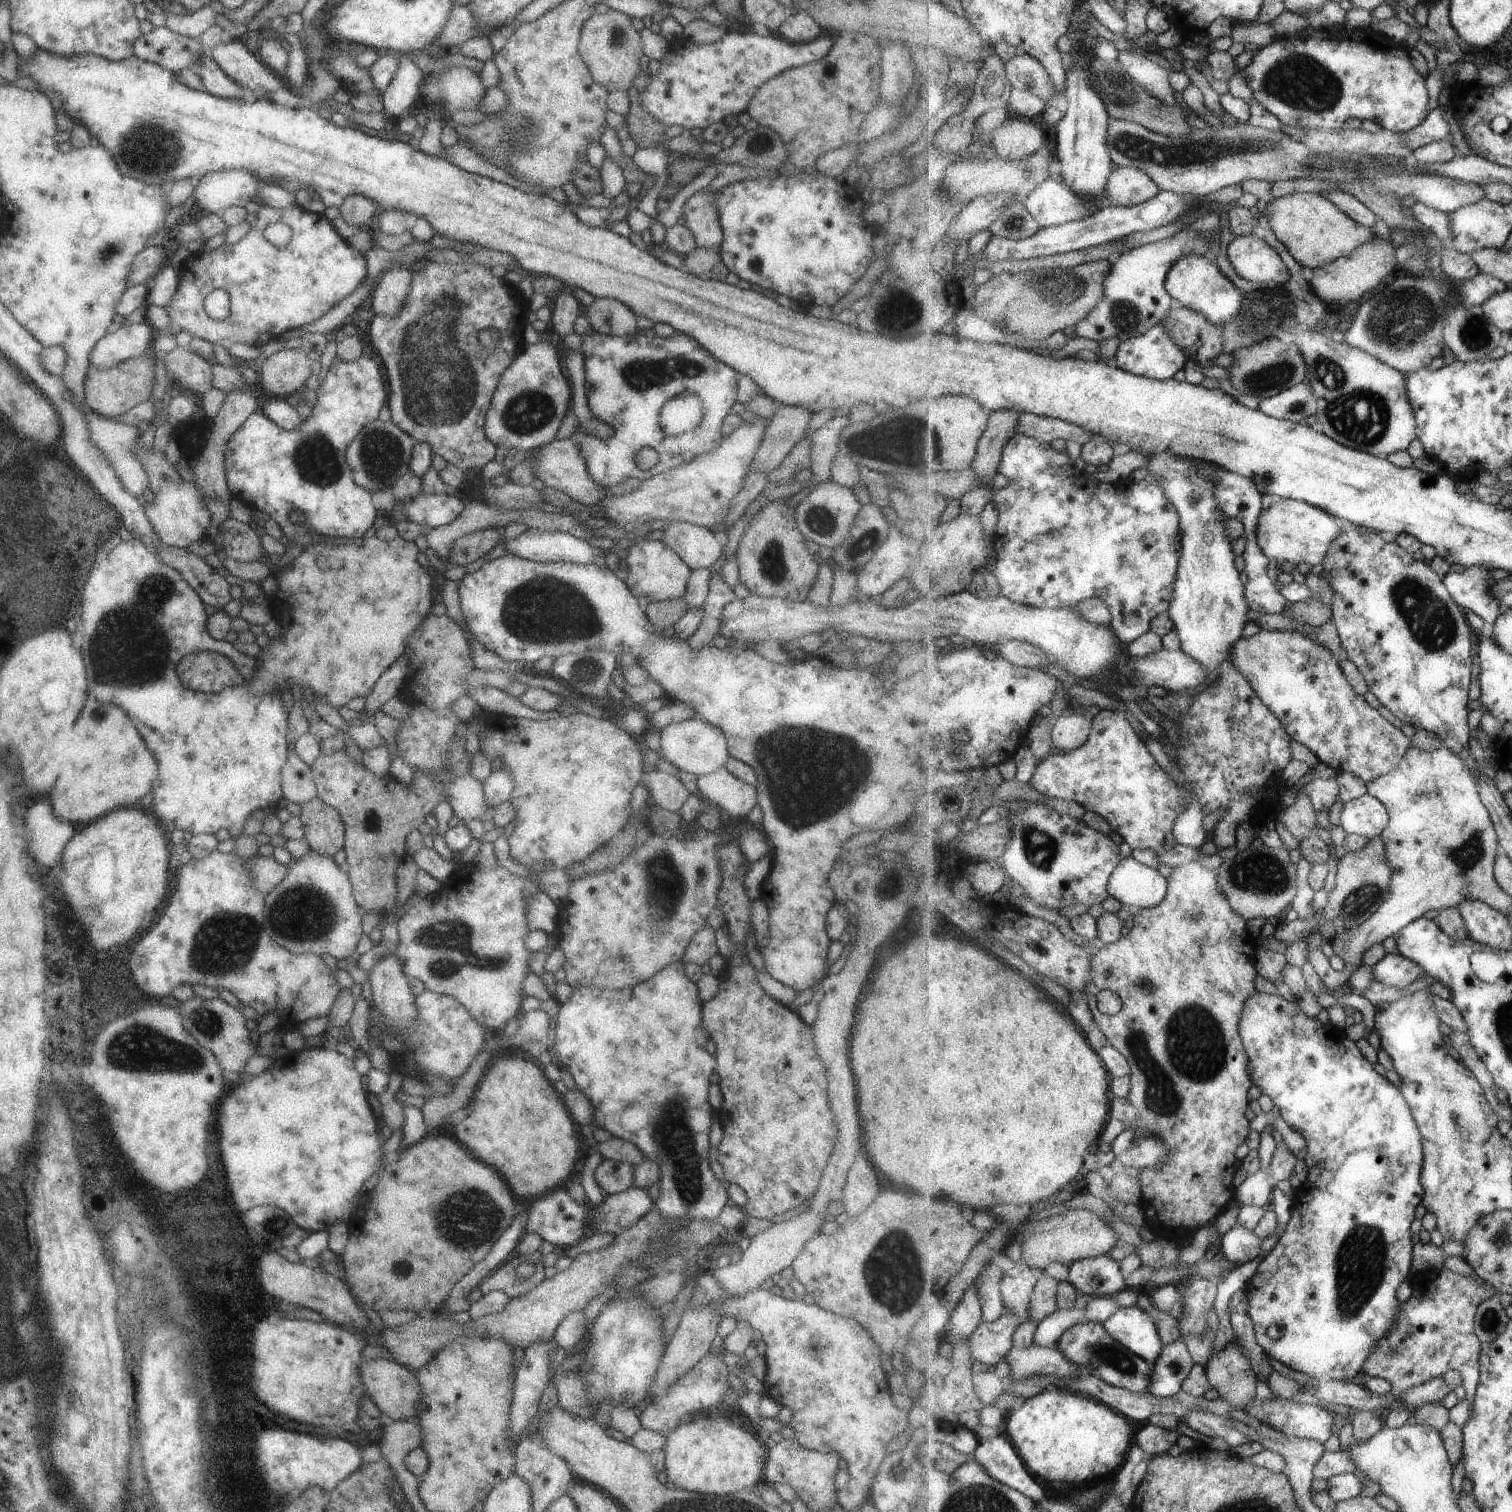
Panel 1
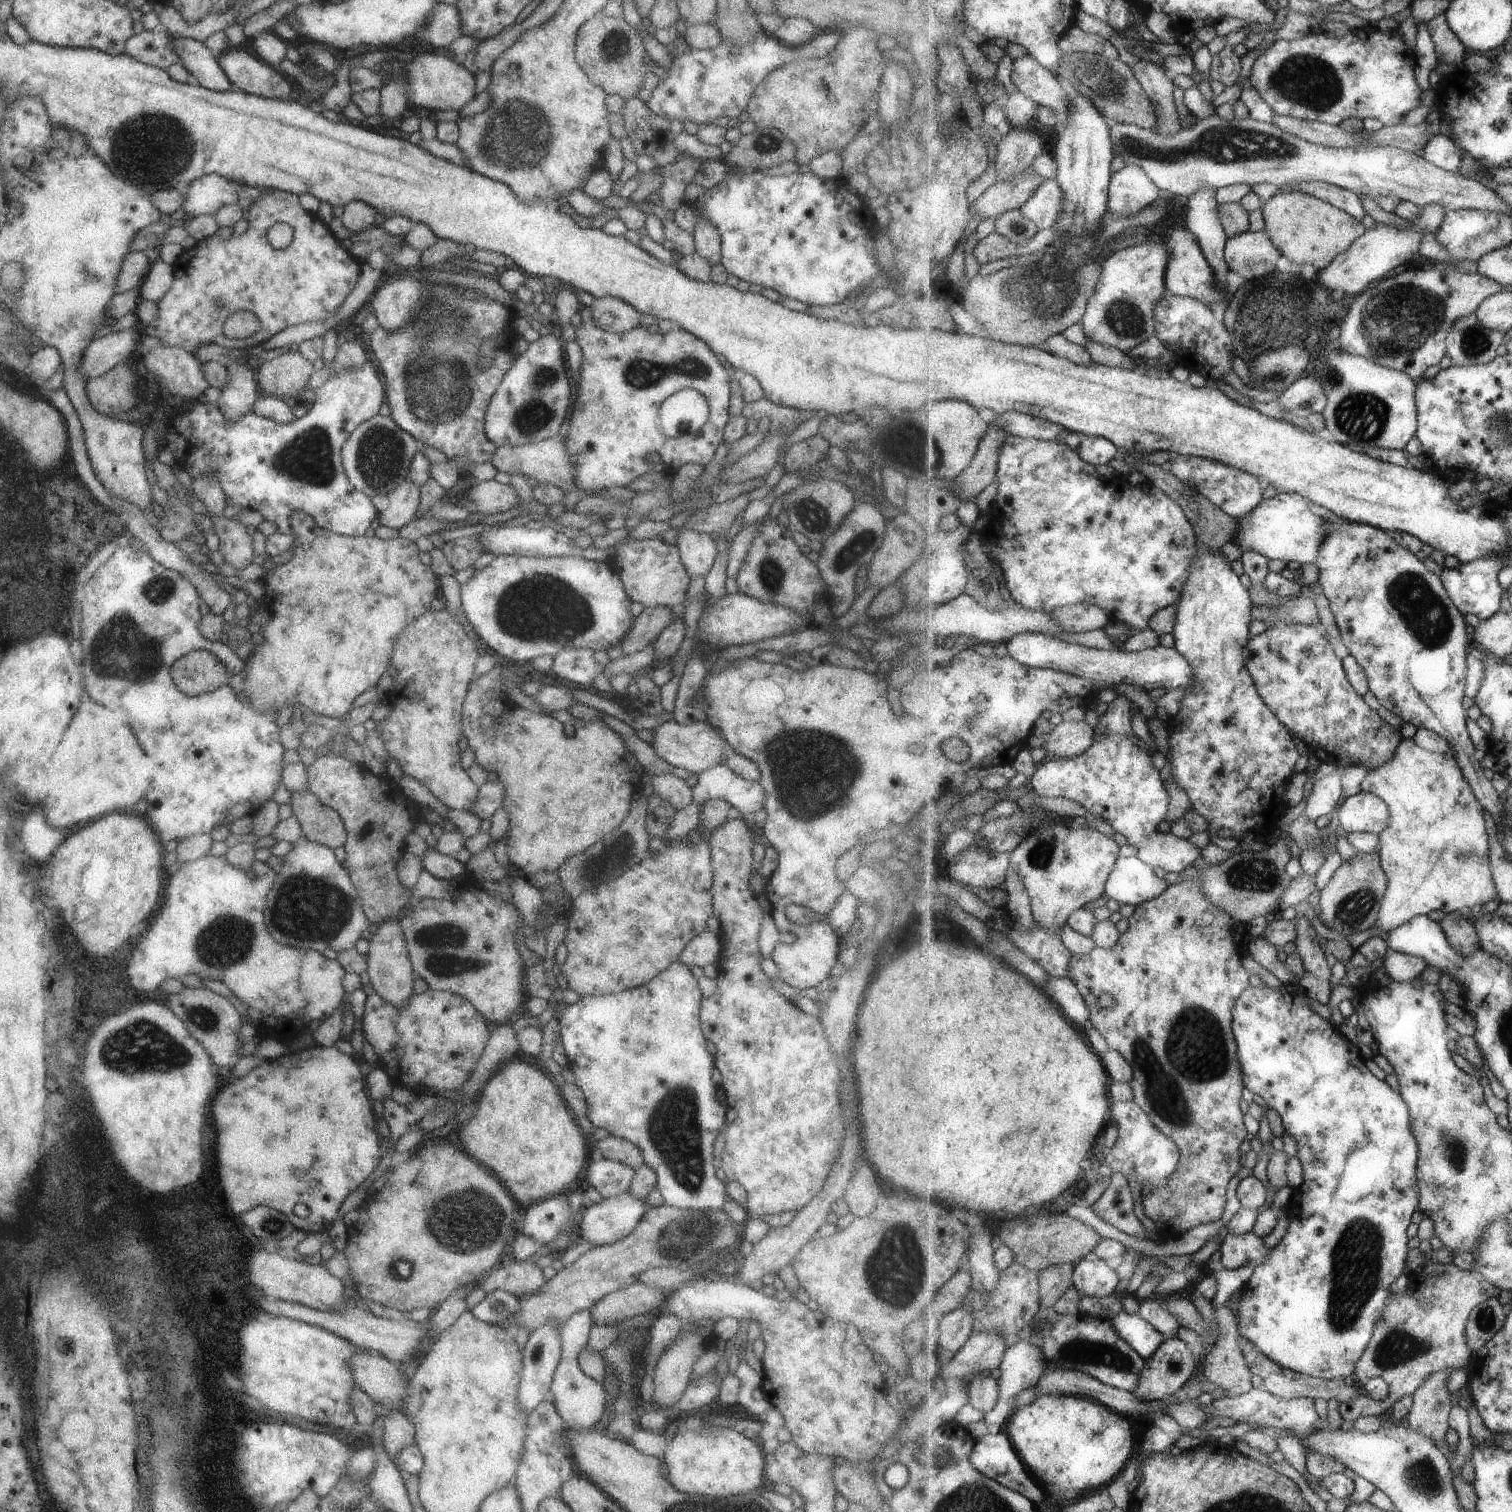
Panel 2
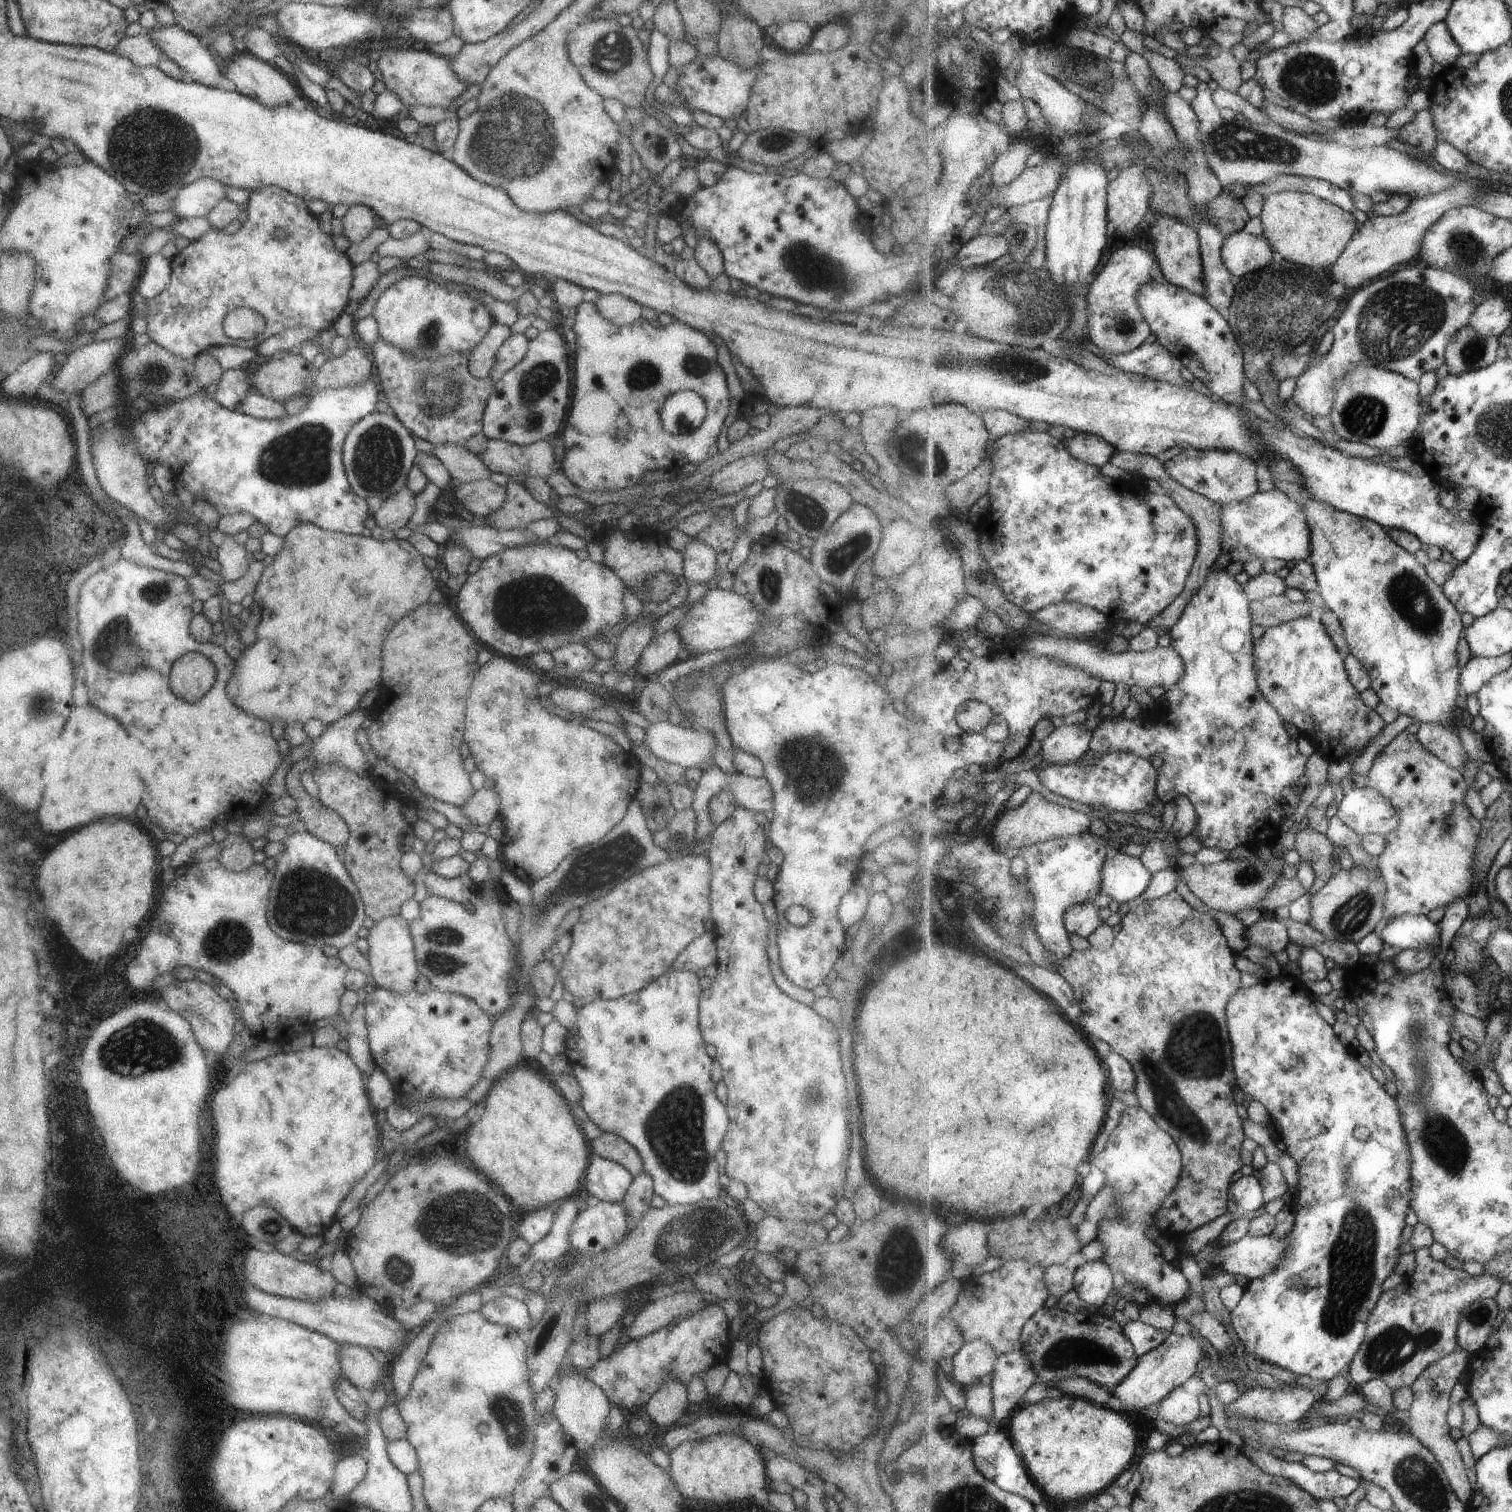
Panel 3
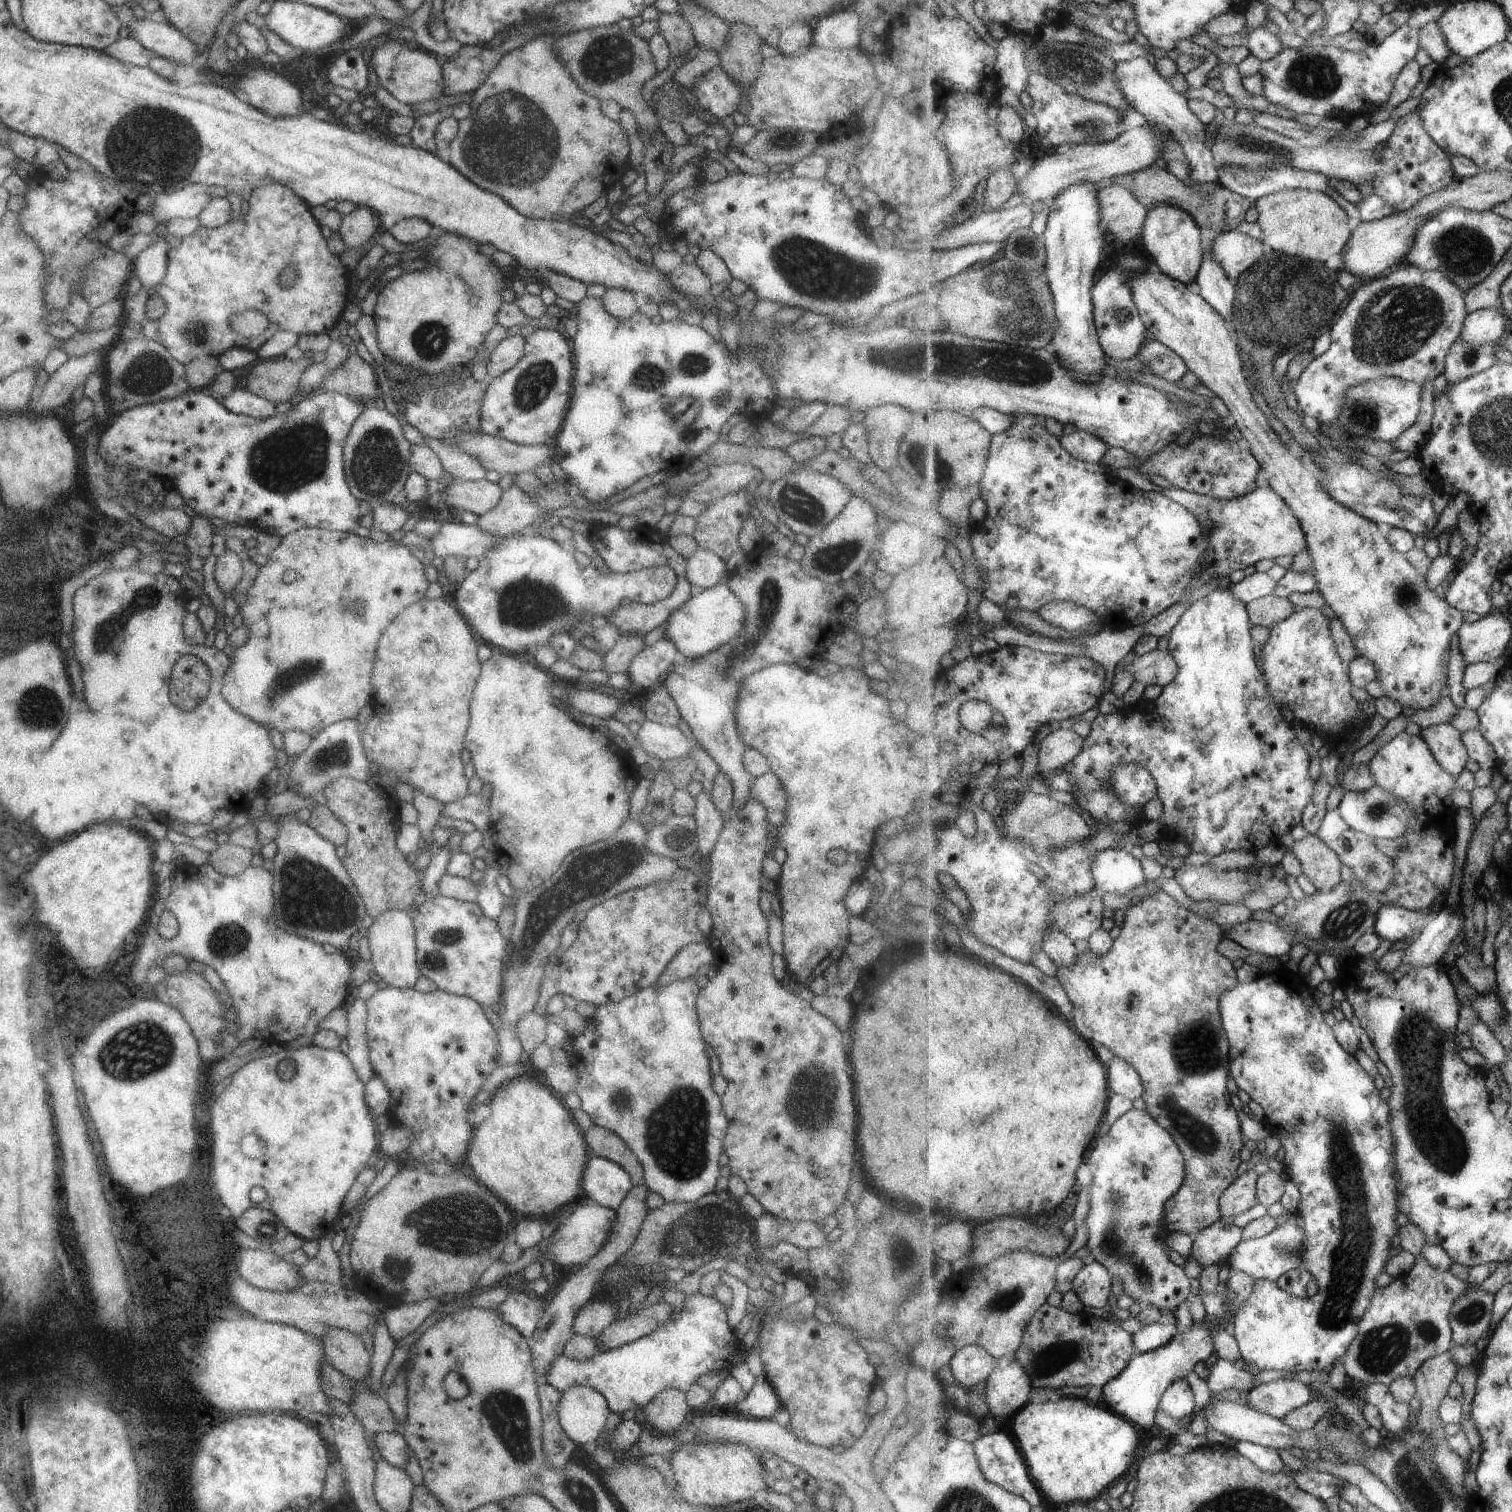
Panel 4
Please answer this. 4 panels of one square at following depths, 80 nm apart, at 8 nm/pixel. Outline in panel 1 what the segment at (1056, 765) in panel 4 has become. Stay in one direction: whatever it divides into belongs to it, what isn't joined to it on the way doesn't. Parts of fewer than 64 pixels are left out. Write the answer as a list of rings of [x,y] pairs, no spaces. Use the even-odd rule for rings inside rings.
[[[1076,710],[1057,716],[1058,720],[1052,723],[1056,752],[1077,750],[1087,744],[1092,730],[1092,722],[1087,717]]]

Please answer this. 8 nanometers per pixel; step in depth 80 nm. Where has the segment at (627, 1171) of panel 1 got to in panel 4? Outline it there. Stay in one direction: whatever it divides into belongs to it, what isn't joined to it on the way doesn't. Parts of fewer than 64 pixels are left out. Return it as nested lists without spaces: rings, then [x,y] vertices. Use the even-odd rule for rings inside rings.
[[[590,1156],[581,1174],[580,1191],[600,1206],[616,1210],[631,1188],[625,1170],[602,1157]]]

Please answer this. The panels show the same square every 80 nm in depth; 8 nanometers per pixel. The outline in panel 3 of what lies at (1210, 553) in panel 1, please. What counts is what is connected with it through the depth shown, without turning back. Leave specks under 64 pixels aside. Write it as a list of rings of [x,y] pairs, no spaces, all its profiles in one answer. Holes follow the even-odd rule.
[[[1225,568],[1221,571],[1212,570],[1208,571],[1205,576],[1204,582],[1199,586],[1197,592],[1193,592],[1187,608],[1183,612],[1180,620],[1171,628],[1169,634],[1171,636],[1170,647],[1185,660],[1185,678],[1166,690],[1164,694],[1166,705],[1165,714],[1155,717],[1147,717],[1146,711],[1142,711],[1141,719],[1138,722],[1135,720],[1129,720],[1129,718],[1112,718],[1112,717],[1100,717],[1098,725],[1093,731],[1093,740],[1091,740],[1090,750],[1087,750],[1087,754],[1083,756],[1077,764],[1081,766],[1091,766],[1097,758],[1101,758],[1103,754],[1107,752],[1113,752],[1113,750],[1119,750],[1119,752],[1131,752],[1131,754],[1137,754],[1141,758],[1147,758],[1153,760],[1155,756],[1162,757],[1162,765],[1159,772],[1159,780],[1157,781],[1159,798],[1163,804],[1168,802],[1174,802],[1178,796],[1185,796],[1192,803],[1196,814],[1198,816],[1198,825],[1193,832],[1193,835],[1199,839],[1204,847],[1217,848],[1218,850],[1231,850],[1245,849],[1257,849],[1261,844],[1272,844],[1281,835],[1281,824],[1283,824],[1283,818],[1291,818],[1291,816],[1297,817],[1297,808],[1301,805],[1301,796],[1303,795],[1304,788],[1297,786],[1297,780],[1301,776],[1305,775],[1306,765],[1308,758],[1305,758],[1297,744],[1293,742],[1293,736],[1287,732],[1285,728],[1285,721],[1281,718],[1276,708],[1265,699],[1264,694],[1261,692],[1259,683],[1257,682],[1257,672],[1255,670],[1255,656],[1253,656],[1253,650],[1255,650],[1255,640],[1253,634],[1251,634],[1251,628],[1253,628],[1253,618],[1251,611],[1251,603],[1249,596],[1243,592],[1243,586],[1235,580],[1235,576],[1227,574]]]

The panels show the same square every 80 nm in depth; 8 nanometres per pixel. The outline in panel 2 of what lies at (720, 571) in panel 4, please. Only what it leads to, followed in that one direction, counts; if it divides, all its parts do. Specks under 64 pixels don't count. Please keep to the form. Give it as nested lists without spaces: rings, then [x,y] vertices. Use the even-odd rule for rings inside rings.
[[[679,528],[673,546],[677,548],[679,559],[687,575],[703,576],[709,572],[717,556],[717,546],[712,536],[687,528]]]

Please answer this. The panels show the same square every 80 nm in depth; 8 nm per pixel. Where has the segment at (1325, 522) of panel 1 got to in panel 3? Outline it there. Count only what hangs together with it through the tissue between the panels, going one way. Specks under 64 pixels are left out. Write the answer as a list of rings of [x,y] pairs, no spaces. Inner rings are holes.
[[[1274,489],[1259,492],[1253,498],[1243,500],[1239,506],[1223,506],[1223,549],[1230,555],[1231,562],[1251,562],[1255,558],[1269,560],[1277,558],[1287,562],[1309,561],[1313,554],[1313,538],[1309,520],[1303,512],[1299,499]]]

